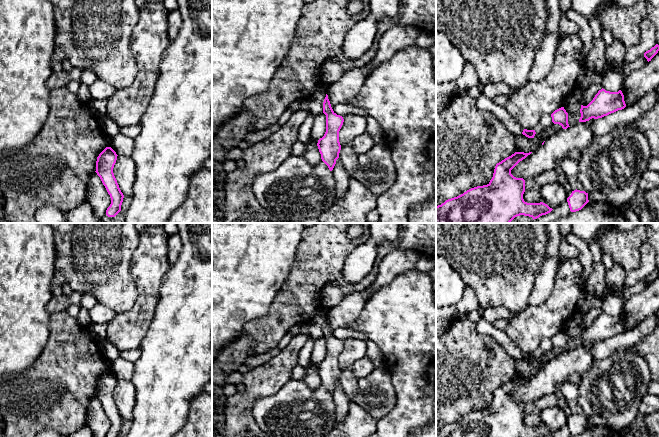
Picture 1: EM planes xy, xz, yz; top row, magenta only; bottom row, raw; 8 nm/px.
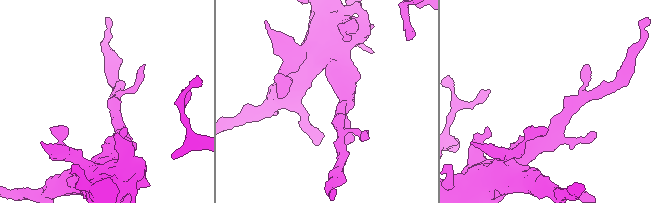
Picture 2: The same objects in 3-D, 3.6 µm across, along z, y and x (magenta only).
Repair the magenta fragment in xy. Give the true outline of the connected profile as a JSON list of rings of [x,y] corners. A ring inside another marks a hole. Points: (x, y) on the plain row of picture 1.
[[[106,371],[97,381],[96,397],[100,401],[111,422],[111,428],[106,437],[119,437],[124,419],[121,416],[117,404],[113,397],[113,392],[117,384],[117,378],[111,371]]]

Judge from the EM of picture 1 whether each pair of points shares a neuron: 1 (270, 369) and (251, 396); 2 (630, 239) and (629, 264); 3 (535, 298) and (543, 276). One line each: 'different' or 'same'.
1: same
2: same
3: same

